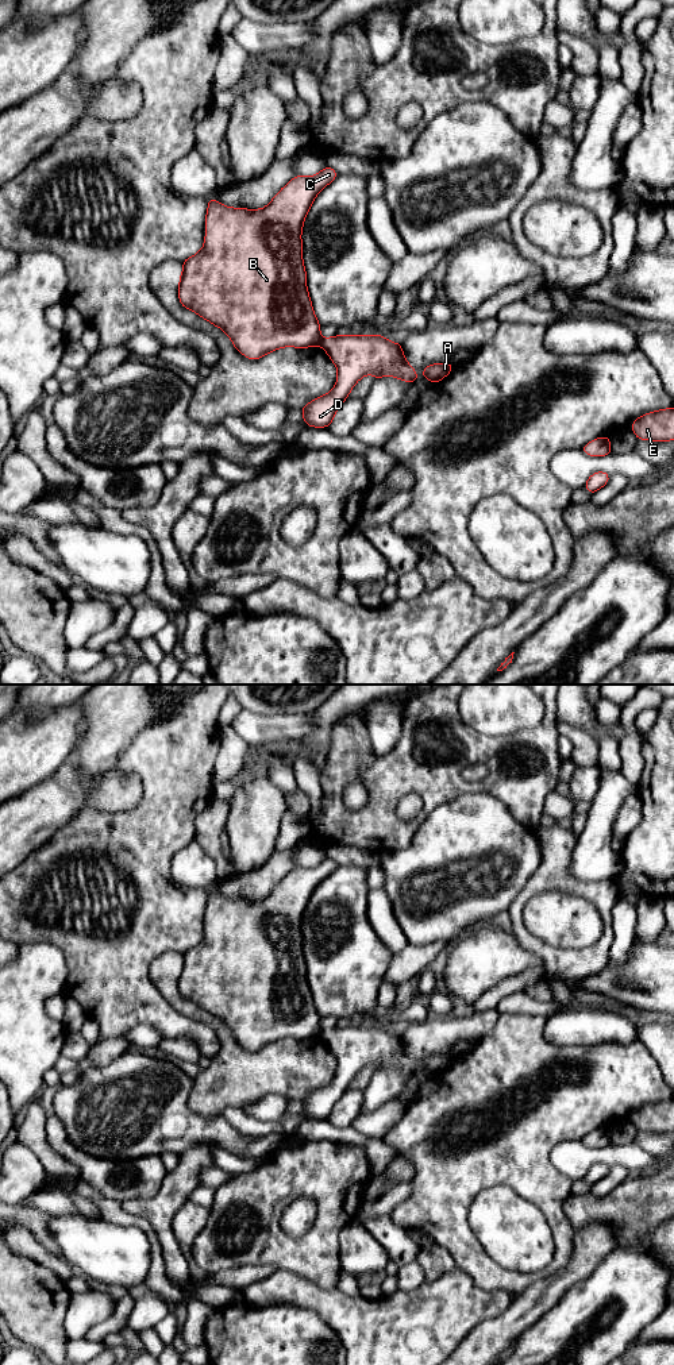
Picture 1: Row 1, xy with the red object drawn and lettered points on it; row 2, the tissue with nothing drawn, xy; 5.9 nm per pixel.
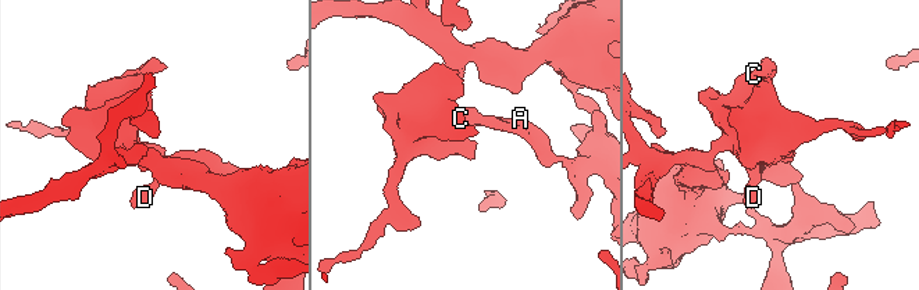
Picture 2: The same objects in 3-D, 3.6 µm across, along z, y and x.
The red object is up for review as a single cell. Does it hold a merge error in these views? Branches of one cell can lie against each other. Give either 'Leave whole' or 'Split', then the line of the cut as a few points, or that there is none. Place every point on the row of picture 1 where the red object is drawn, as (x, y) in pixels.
Split. Split along xy (322, 339), (319, 344)

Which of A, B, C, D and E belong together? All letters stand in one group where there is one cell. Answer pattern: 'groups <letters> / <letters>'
groups A D / B C E

